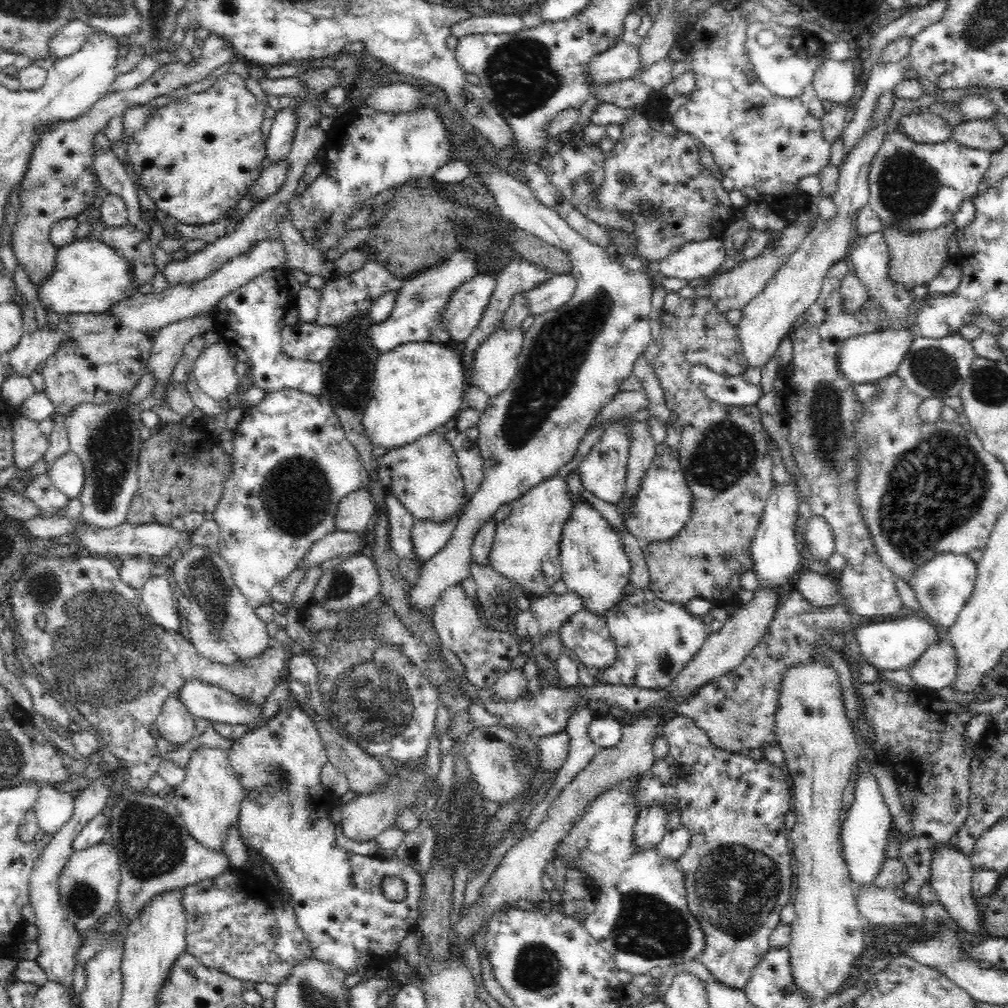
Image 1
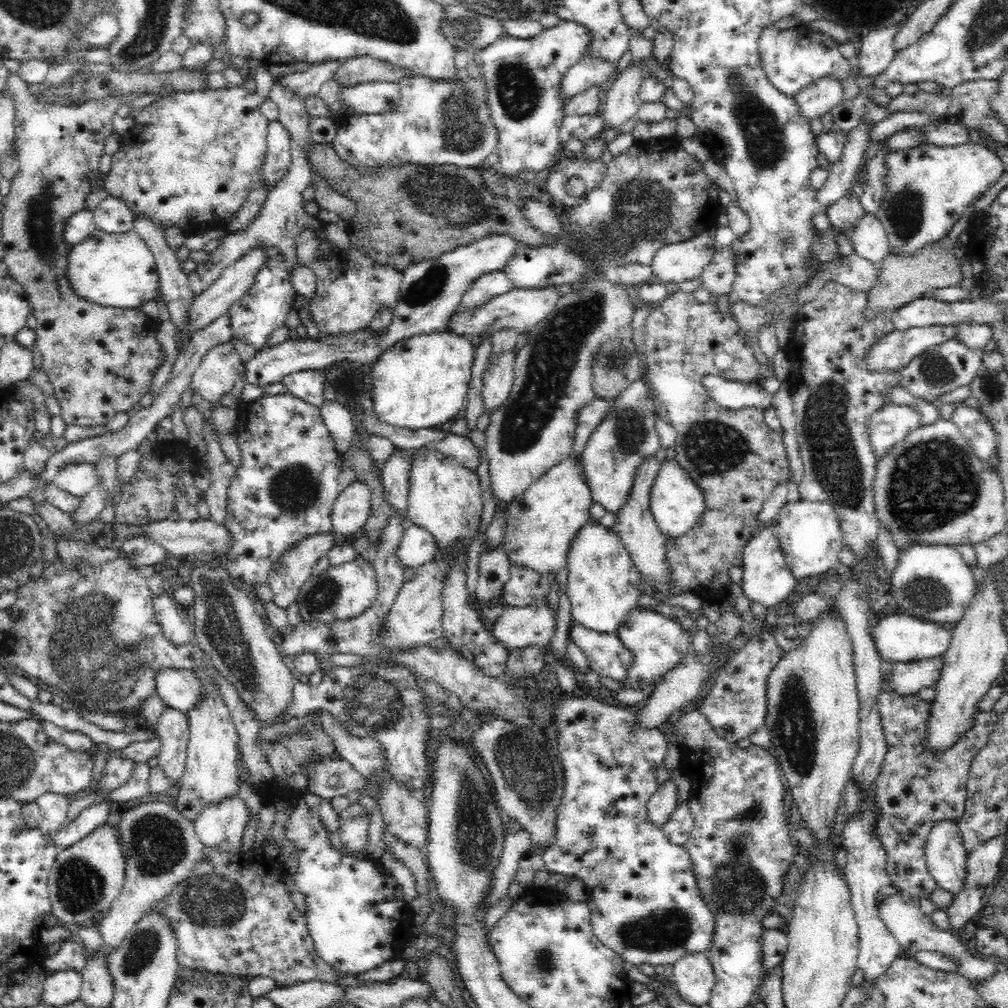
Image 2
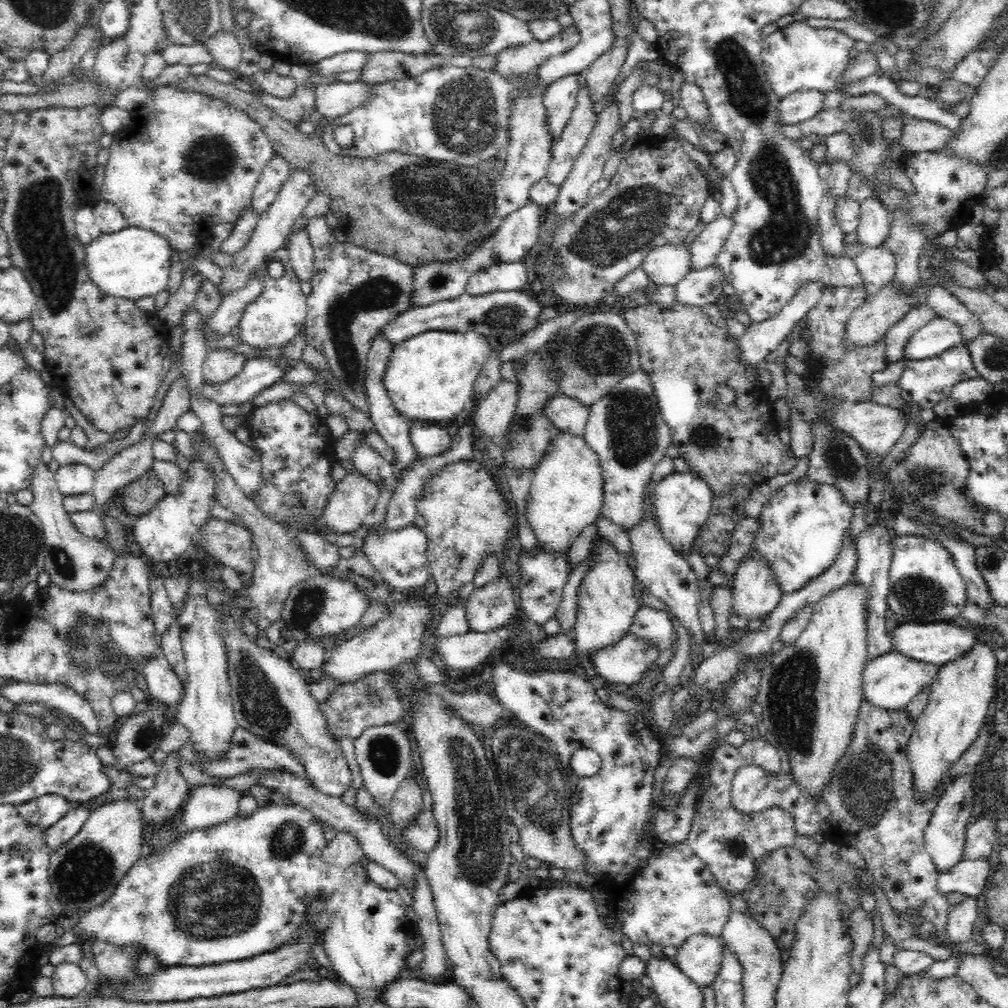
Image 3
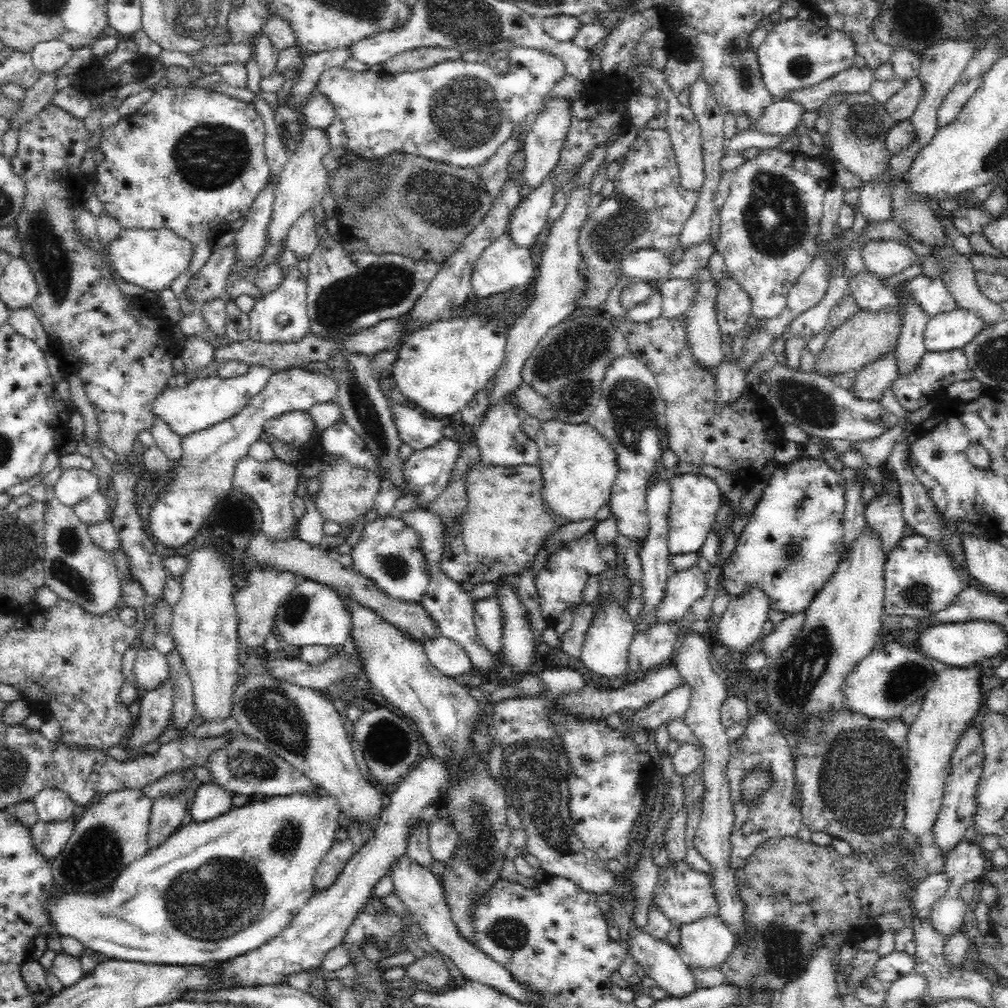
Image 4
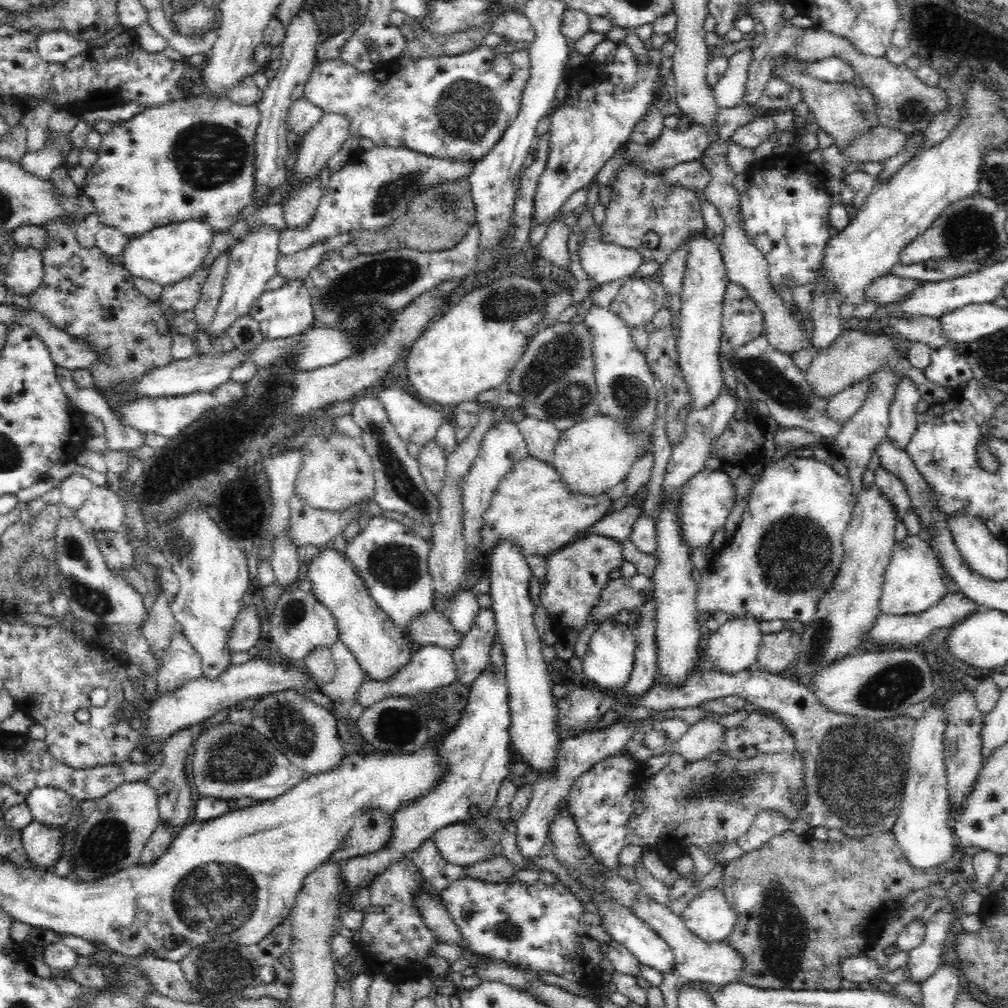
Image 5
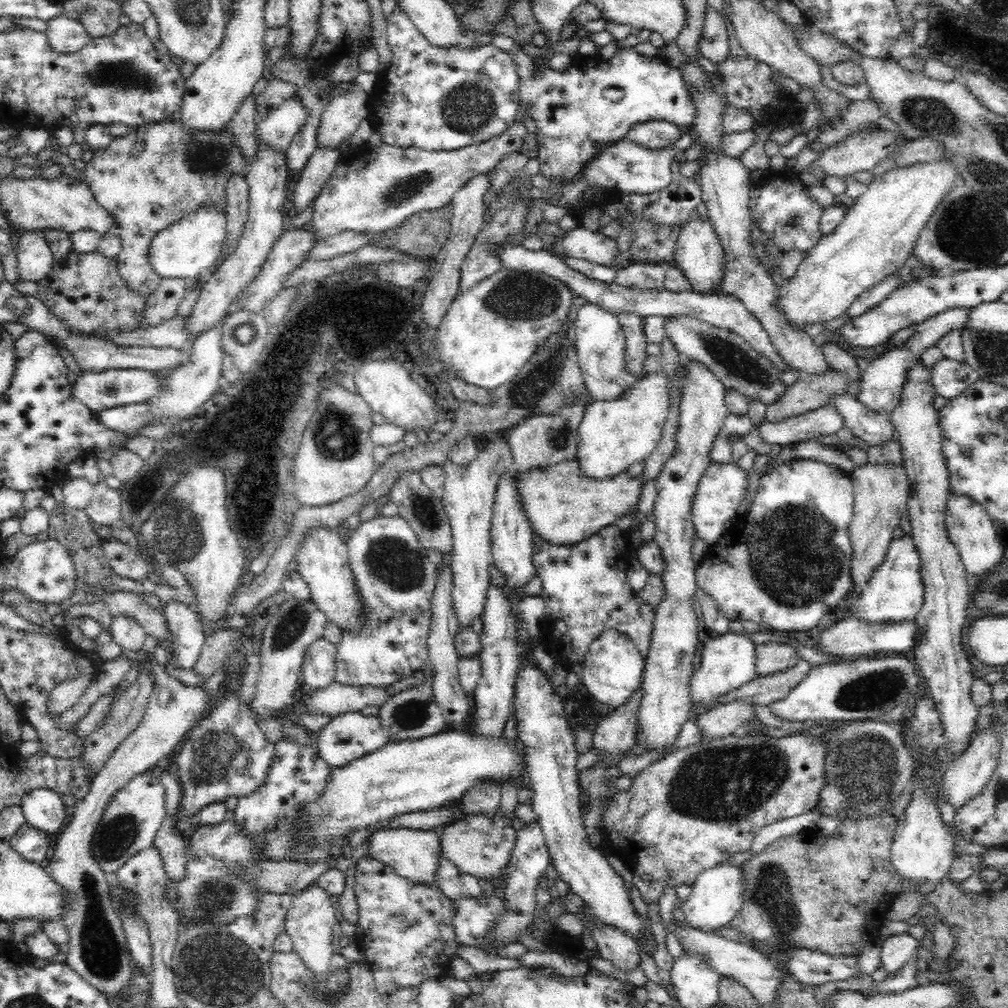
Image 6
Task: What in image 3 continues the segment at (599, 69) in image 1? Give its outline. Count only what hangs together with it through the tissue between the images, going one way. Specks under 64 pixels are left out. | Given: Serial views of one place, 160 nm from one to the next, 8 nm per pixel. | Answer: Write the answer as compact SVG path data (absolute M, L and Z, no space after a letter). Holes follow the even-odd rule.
M575 74L560 78L543 92L542 104L545 110L545 123L549 134L549 148L560 140L566 122L570 120L577 101L578 85Z

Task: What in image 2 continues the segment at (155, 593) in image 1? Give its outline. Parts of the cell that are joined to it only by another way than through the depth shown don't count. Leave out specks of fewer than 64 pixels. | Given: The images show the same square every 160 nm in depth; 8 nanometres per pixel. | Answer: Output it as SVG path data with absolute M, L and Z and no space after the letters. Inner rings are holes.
M162 594L154 601L154 616L161 626L163 635L174 646L186 646L193 636L193 624L190 612L167 594Z

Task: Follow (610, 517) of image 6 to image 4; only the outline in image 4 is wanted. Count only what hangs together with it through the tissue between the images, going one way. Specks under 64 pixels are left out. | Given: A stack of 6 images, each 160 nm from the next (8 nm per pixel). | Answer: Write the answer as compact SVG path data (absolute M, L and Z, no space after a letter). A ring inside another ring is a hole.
M479 463L468 473L468 486L466 487L468 487L468 506L466 506L466 510L462 514L462 534L456 536L456 538L453 538L451 534L444 534L444 554L442 554L442 562L440 562L442 571L453 581L472 582L476 587L484 584L486 581L496 582L502 574L519 574L538 558L538 554L541 553L542 548L549 541L550 534L556 534L558 530L564 528L569 523L568 518L562 517L562 515L558 515L556 511L550 509L550 505L548 505L548 501L545 499L545 494L542 493L542 490L544 490L544 477L542 477L542 472L538 465L530 466L524 464L522 466L510 467L484 467L482 463Z

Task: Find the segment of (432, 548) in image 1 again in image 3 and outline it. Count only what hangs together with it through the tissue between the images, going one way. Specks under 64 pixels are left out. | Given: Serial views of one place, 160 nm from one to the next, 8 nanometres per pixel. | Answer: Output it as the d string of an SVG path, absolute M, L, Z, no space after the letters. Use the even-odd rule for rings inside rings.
M415 524L396 530L384 526L370 529L362 544L362 554L379 578L396 592L420 594L431 578L427 559L427 536Z

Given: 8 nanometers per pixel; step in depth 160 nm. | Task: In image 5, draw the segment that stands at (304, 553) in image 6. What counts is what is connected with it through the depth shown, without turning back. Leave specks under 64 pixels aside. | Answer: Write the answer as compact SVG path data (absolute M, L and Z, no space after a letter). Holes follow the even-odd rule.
M331 544L318 548L318 552L311 557L307 573L311 593L334 617L339 639L352 651L368 679L386 680L410 662L412 654L400 629L374 602L352 561L341 554L340 550Z

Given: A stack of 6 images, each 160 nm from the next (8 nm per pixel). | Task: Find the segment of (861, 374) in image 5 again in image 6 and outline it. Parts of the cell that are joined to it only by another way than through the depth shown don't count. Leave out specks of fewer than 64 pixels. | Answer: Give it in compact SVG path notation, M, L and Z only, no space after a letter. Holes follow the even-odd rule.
M828 370L828 374L824 376L805 374L766 405L766 420L780 422L786 418L818 410L827 404L830 395L844 393L846 385L845 378L833 370Z

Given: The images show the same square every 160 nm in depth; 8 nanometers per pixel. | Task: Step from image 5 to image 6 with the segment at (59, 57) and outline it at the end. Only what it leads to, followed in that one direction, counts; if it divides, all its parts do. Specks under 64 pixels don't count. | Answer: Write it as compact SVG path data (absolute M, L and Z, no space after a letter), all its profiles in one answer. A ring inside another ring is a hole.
M64 15L49 20L46 33L48 33L54 50L62 53L73 53L75 50L80 50L91 39L80 20Z

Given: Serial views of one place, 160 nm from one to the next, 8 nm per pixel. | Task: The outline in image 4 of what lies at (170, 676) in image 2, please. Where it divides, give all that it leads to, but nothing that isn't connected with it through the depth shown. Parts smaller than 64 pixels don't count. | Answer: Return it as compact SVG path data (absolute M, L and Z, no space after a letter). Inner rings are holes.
M139 641L134 644L136 651L136 663L134 664L134 676L143 691L156 690L169 675L169 663L163 654L160 654L153 646L144 646Z

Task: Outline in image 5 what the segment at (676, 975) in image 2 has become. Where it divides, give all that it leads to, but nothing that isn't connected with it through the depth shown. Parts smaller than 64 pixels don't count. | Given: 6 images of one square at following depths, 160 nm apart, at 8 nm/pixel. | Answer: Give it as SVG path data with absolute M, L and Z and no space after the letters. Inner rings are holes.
M722 884L700 890L682 912L686 927L707 942L725 940L736 920L736 911L726 898Z

